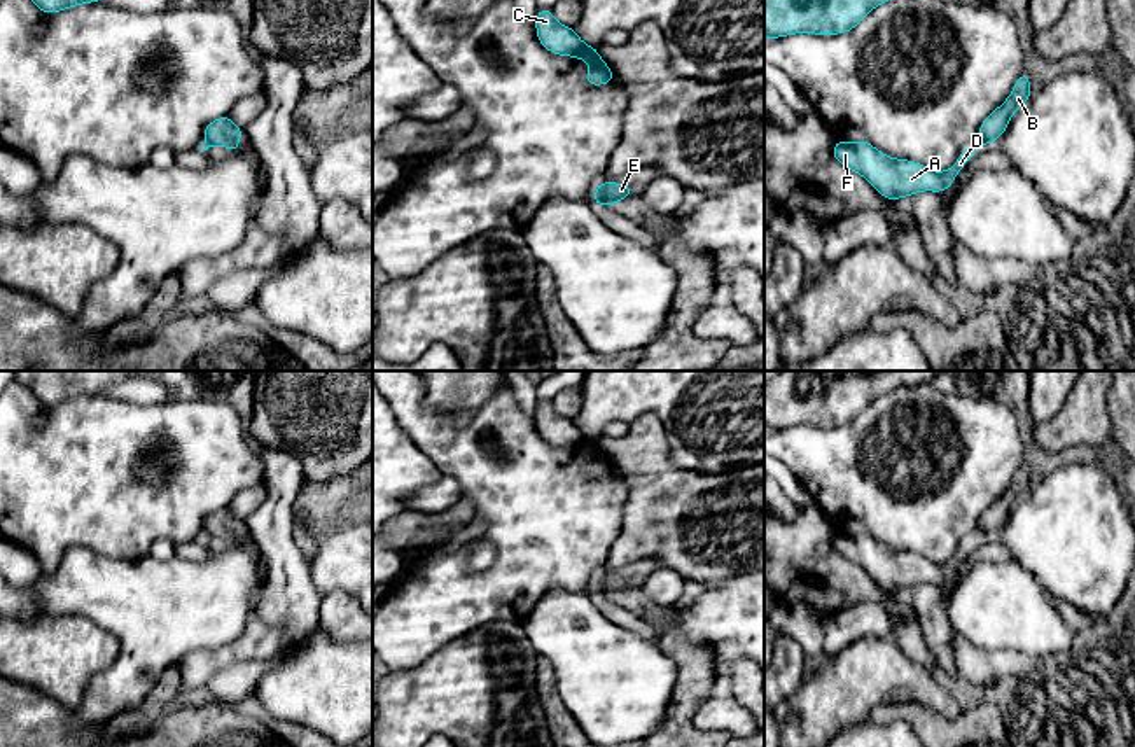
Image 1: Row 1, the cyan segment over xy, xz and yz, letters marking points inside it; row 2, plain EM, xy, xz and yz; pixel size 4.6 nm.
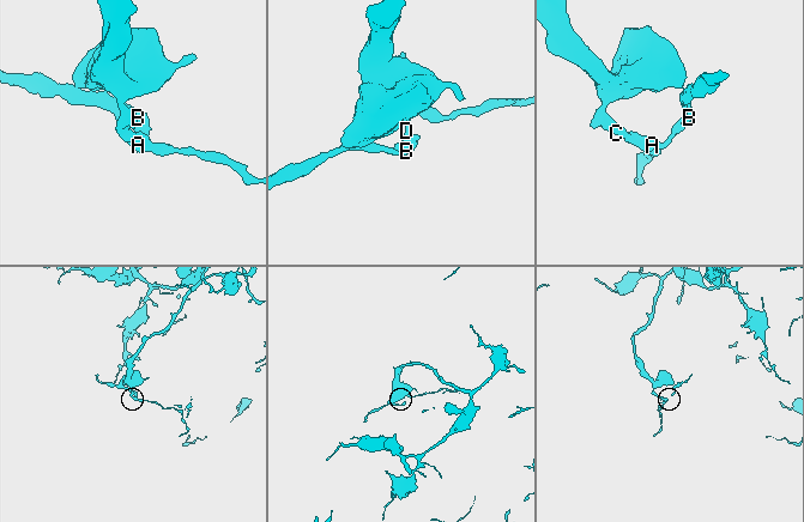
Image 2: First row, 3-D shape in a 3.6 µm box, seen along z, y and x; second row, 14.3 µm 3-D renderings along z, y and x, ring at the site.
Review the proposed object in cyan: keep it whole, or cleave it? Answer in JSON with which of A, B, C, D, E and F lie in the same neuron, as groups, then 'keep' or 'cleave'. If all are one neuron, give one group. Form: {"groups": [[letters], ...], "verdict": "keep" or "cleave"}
{"groups": [["A", "C", "D", "F"], ["B", "E"]], "verdict": "cleave"}

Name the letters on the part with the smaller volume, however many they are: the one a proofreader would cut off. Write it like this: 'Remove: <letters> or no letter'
Remove: B, E

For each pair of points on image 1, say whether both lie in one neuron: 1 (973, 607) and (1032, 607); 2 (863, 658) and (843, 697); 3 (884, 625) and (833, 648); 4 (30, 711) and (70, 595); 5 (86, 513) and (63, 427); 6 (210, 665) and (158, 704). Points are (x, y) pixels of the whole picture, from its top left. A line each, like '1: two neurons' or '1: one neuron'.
1: one neuron
2: one neuron
3: one neuron
4: two neurons
5: one neuron
6: two neurons

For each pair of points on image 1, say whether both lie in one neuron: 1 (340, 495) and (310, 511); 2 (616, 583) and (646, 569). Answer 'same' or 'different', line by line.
1: same
2: same

